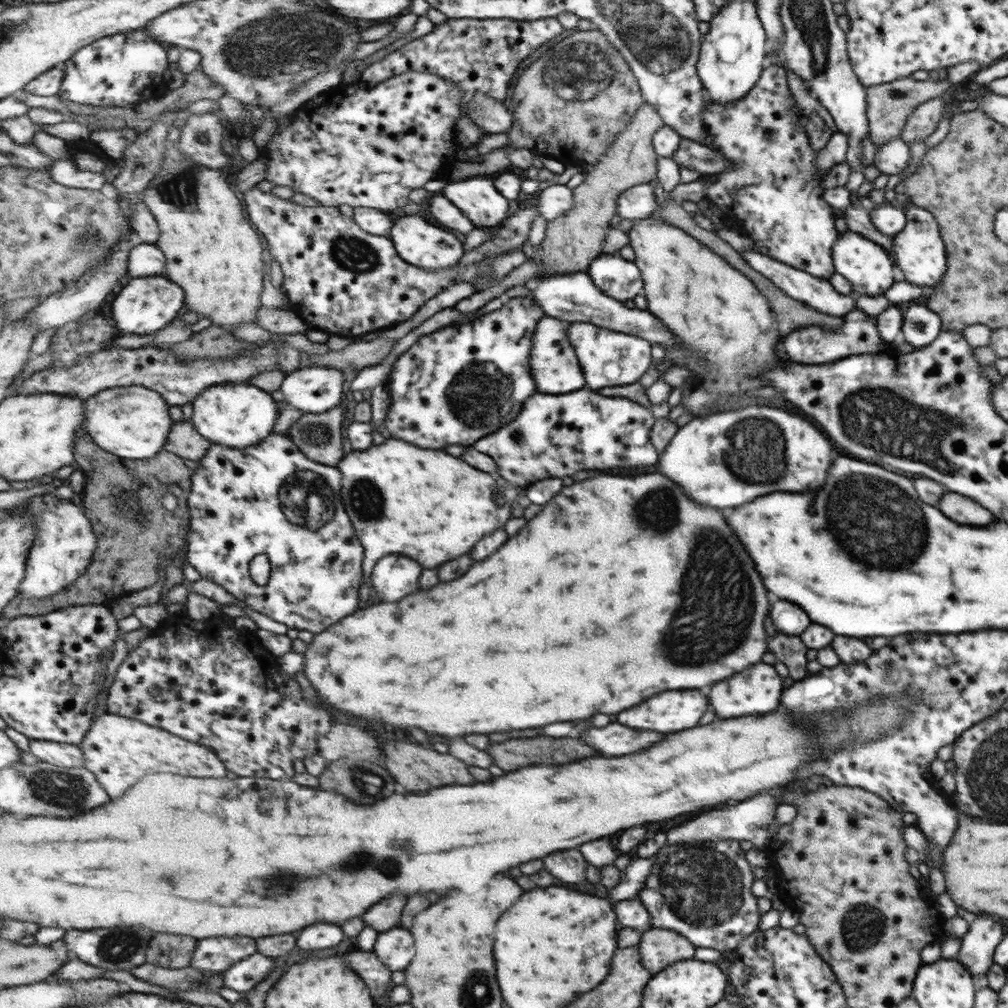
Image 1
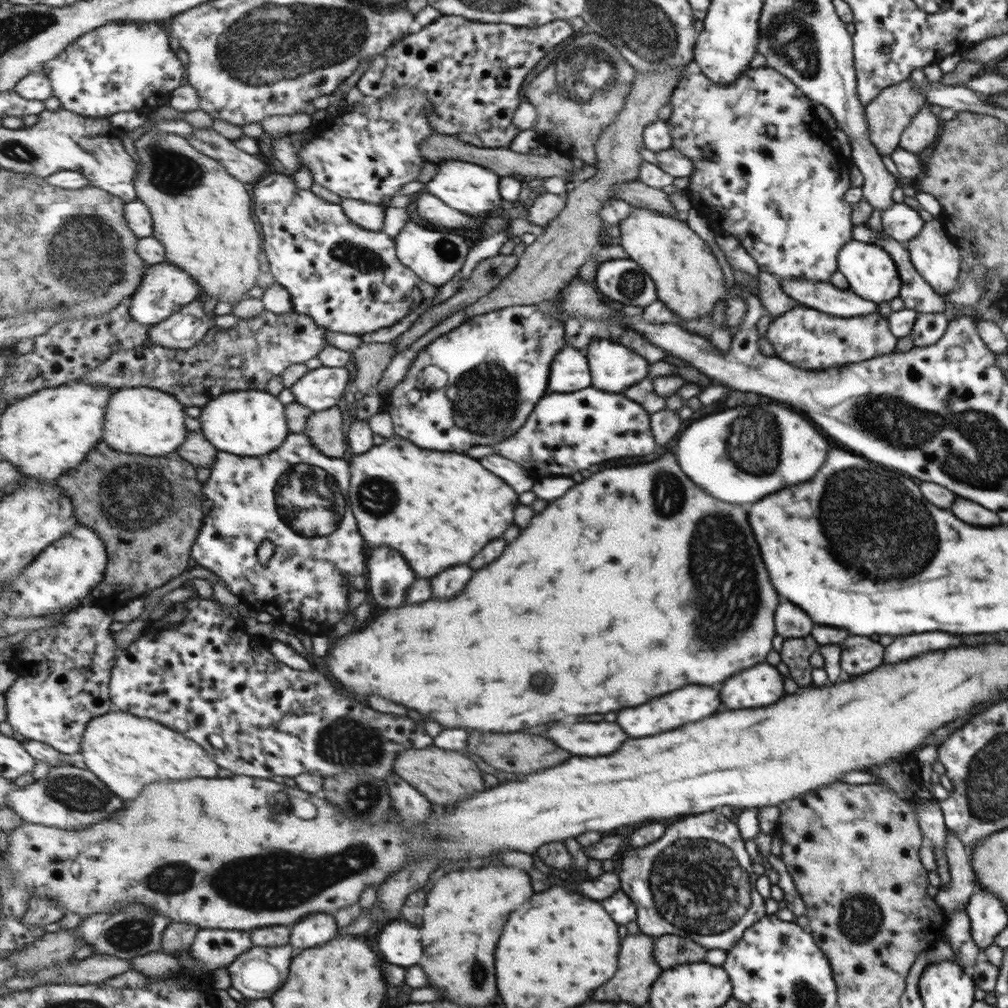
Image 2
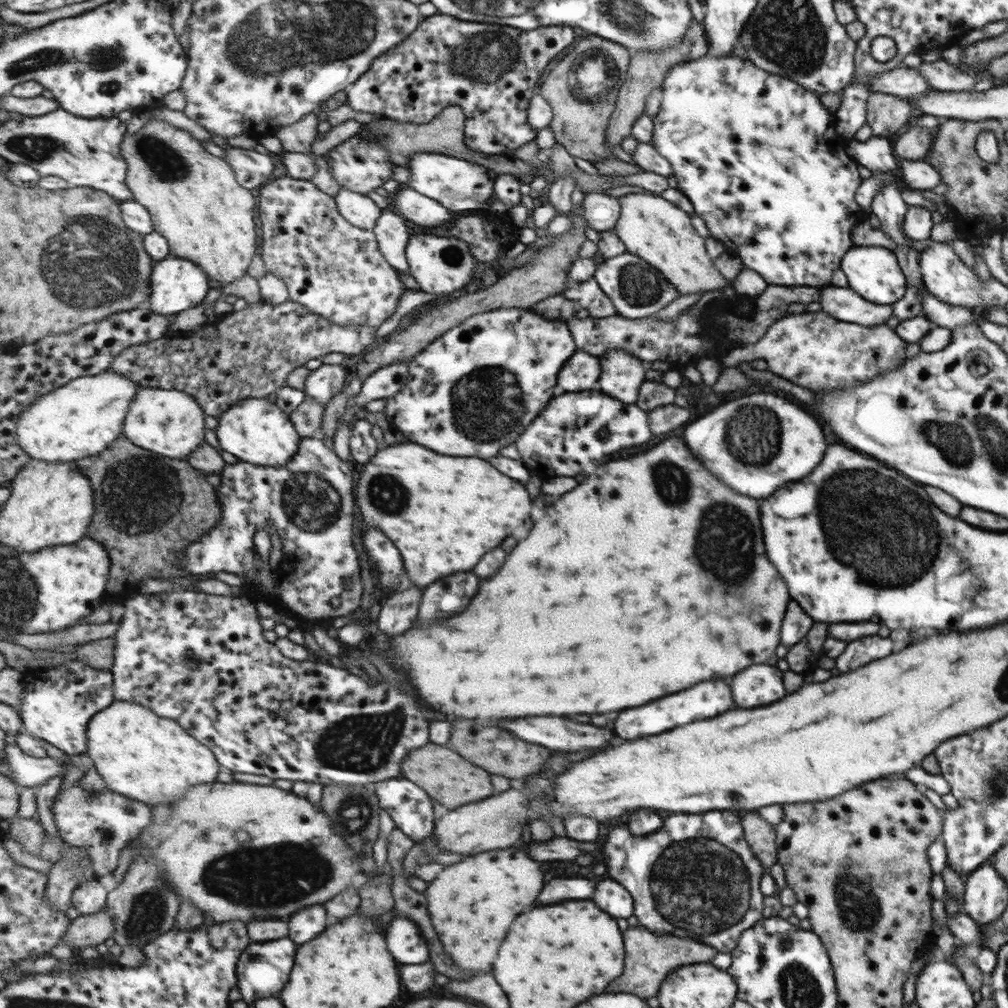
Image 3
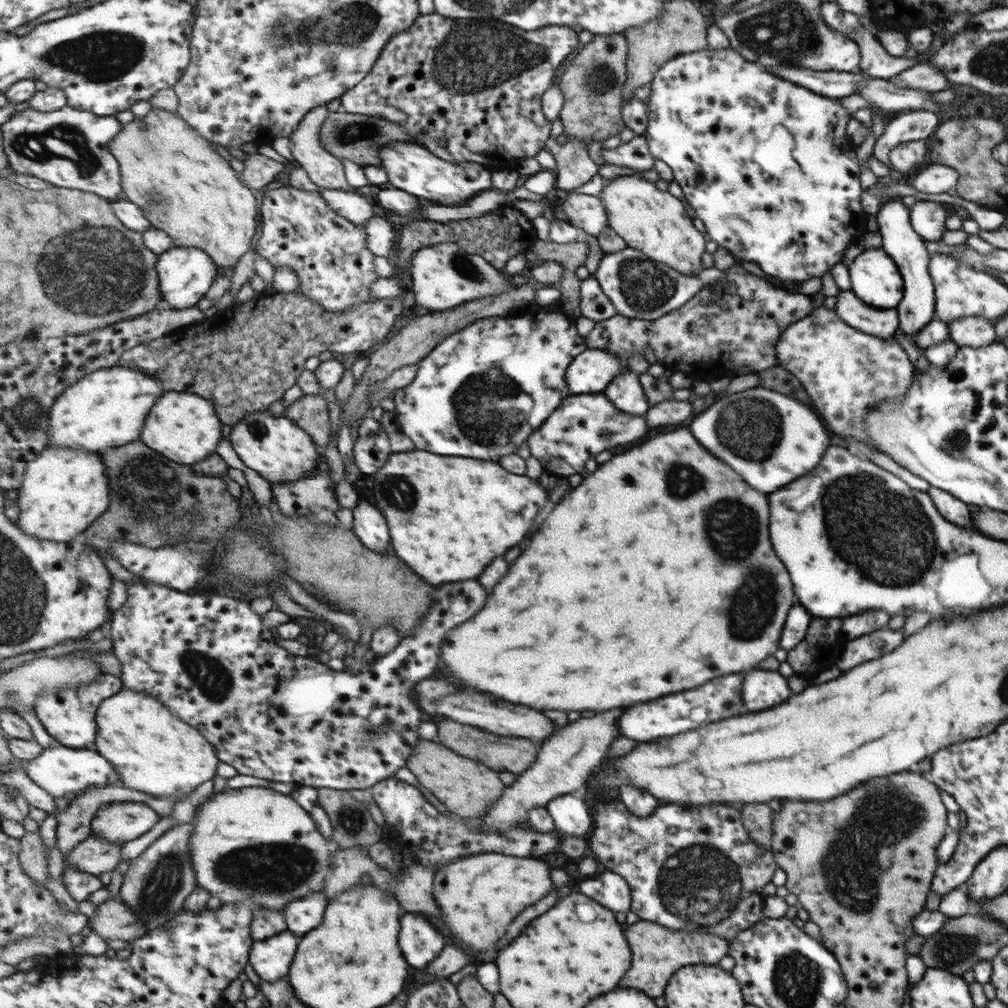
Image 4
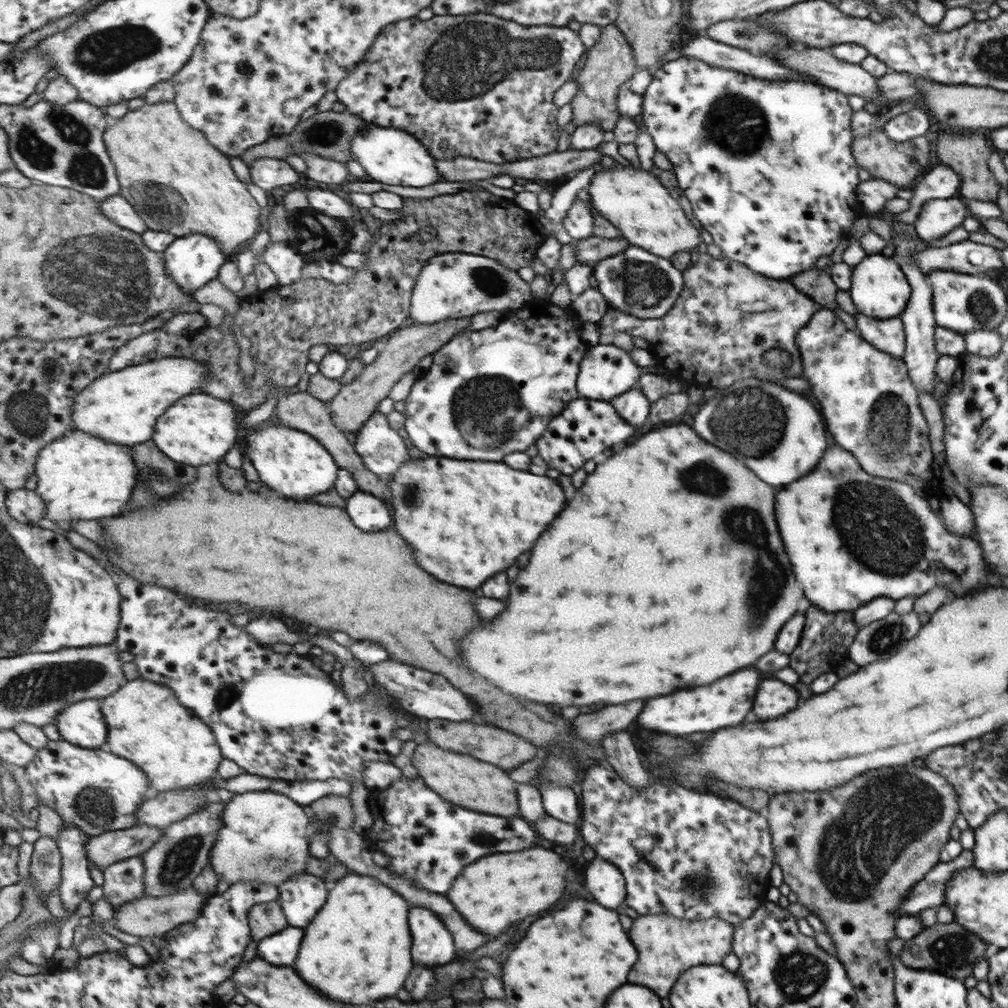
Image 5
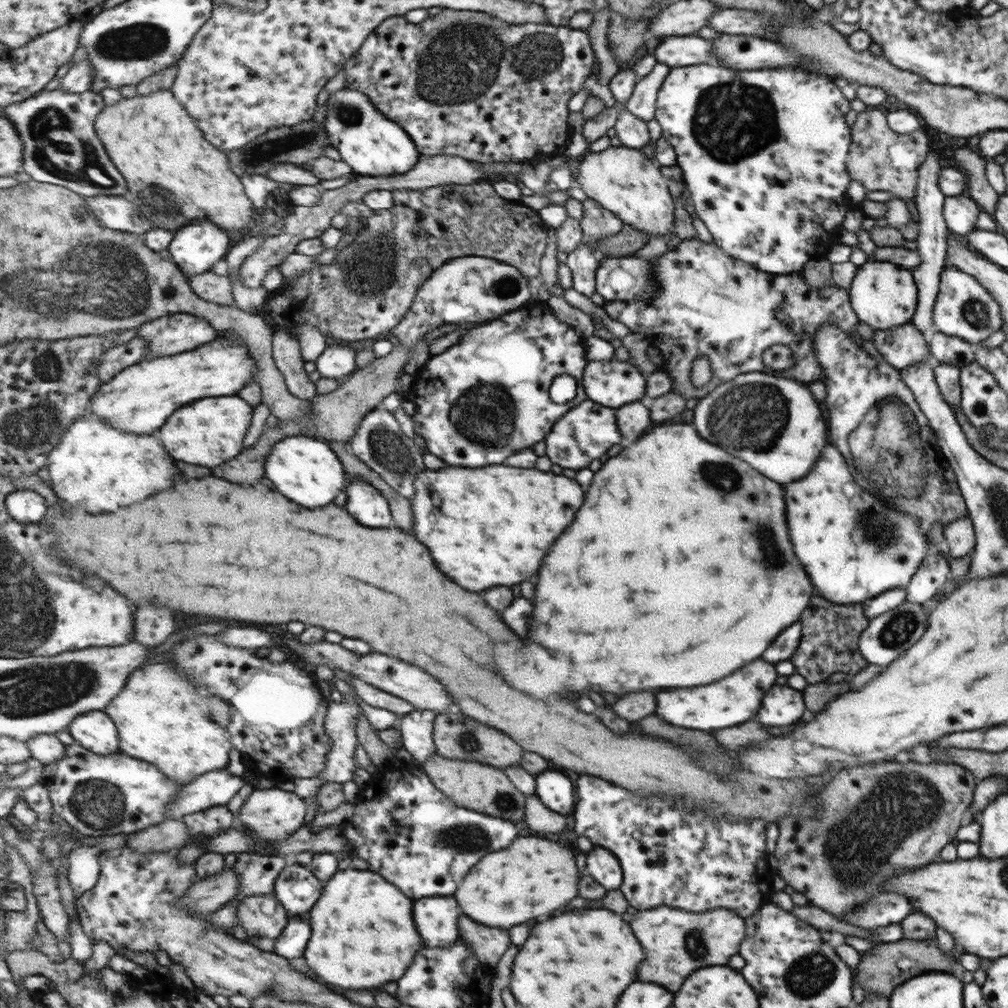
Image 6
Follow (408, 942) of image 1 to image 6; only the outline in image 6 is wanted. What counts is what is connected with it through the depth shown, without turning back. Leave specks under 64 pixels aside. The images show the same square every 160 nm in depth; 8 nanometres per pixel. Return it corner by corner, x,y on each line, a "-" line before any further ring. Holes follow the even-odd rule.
435,896
417,900
417,928
425,936
425,946
451,946
459,938
461,906
455,896

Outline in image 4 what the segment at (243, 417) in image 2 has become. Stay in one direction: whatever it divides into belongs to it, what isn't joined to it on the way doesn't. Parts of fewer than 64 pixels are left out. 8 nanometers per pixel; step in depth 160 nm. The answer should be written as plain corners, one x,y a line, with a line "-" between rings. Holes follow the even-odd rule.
267,411
251,412
233,425
229,435
237,454
245,464
269,482
294,482
320,468
322,449
296,421
283,415
275,417

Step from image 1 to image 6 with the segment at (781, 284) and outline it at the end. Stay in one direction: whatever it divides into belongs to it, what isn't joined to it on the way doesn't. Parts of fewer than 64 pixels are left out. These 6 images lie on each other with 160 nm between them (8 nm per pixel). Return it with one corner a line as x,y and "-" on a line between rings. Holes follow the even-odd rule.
911,322
888,330
873,330
872,343
885,363
901,370
930,359
929,344

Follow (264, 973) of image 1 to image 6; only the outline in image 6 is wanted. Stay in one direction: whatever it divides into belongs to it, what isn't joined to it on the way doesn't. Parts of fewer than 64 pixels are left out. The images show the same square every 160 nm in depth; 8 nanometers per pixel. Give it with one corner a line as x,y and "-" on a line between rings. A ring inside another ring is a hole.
308,915
291,916
283,934
277,939
274,952
289,960
303,958
311,932
312,924

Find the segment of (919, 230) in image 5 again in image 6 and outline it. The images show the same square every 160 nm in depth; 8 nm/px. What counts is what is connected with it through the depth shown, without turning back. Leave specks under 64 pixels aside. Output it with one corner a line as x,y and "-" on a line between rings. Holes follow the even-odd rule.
966,196
945,197
942,217
947,230
954,236
965,236
974,229
980,209

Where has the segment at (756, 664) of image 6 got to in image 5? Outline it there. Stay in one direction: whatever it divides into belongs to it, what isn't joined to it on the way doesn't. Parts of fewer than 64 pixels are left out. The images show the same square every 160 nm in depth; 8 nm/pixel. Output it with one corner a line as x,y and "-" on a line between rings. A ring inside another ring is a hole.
743,668
741,672
733,672
733,676
725,676
725,680
717,680
717,684
709,684
705,688
691,688
689,692
673,692
669,696
651,698
645,702
643,710
639,712
637,726
649,732
659,730
659,732
677,734
677,736
735,726
743,722
745,714
751,710
759,680
761,676
757,670

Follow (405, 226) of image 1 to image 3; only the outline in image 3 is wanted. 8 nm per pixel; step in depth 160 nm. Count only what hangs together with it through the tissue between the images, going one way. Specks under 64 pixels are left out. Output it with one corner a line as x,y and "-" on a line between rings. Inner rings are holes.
415,234
409,238
405,254
410,264
411,275
416,279
422,292
435,295
454,294
457,290
465,289
467,284
473,283
473,278
475,278
476,258
471,253
470,244
463,240
444,234
441,236

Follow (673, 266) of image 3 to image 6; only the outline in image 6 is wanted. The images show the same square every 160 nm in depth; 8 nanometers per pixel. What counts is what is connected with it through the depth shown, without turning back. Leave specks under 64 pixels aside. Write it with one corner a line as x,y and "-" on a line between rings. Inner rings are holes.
609,145
601,152
586,151
576,163
576,175
578,185
587,197
600,204
603,208
612,212
623,224
632,226
636,231
646,235
647,241
652,238
667,238
673,225
673,204
667,194
665,180
659,174
659,168
655,168
639,149
629,148
623,145

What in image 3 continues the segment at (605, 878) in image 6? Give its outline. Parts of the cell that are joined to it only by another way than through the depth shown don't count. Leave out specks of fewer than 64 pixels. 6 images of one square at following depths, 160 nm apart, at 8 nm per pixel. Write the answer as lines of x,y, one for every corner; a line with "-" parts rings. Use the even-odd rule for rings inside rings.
601,880
597,882
593,890
593,898
597,900
597,908
605,908
609,916
613,918
629,918
633,911
632,895
623,888
622,884
617,884
611,880

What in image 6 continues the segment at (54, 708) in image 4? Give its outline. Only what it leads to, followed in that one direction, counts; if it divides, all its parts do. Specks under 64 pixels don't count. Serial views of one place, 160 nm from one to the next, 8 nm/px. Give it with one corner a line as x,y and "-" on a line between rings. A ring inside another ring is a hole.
92,711
77,717
68,731
77,744
101,756
122,752
119,730
111,716
104,711

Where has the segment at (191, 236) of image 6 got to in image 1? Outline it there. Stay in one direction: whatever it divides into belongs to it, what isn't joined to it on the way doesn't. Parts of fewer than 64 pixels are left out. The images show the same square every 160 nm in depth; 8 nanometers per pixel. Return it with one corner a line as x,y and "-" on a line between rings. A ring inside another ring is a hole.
166,275
128,278
116,291
111,313
123,334
152,335
172,323
185,309
185,290

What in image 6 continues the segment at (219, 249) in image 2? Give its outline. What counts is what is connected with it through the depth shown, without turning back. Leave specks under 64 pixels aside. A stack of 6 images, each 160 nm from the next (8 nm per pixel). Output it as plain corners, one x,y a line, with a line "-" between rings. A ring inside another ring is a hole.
160,90
147,96
121,97
116,103
106,106
96,118
96,131
109,148
109,156
113,156
117,168
121,168
129,180
130,200
142,208
143,214
154,222
156,228
165,228
176,234
185,225
211,220
227,233
237,232
251,226
258,216
242,178
231,169
228,153
205,138
197,119
191,116
172,90

